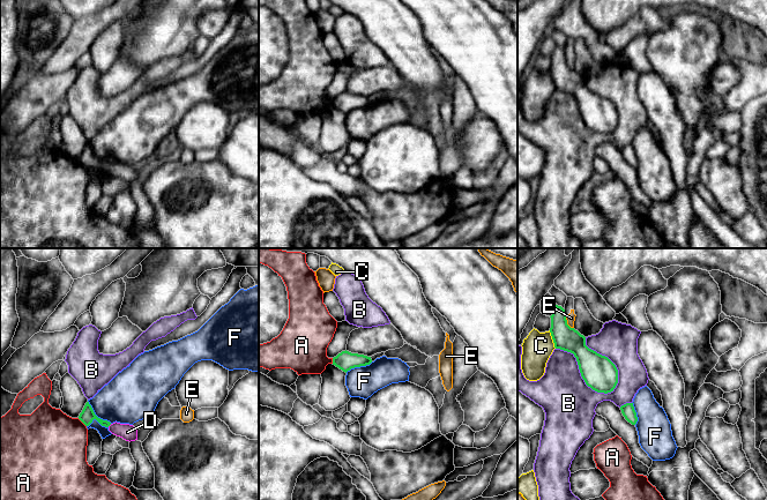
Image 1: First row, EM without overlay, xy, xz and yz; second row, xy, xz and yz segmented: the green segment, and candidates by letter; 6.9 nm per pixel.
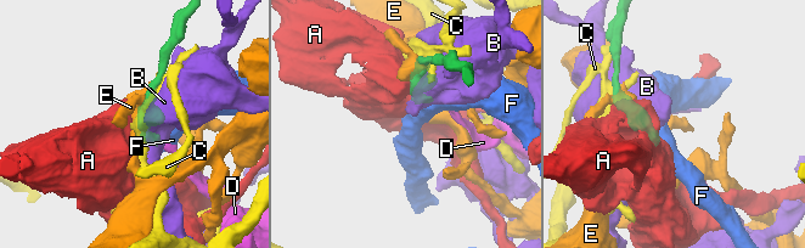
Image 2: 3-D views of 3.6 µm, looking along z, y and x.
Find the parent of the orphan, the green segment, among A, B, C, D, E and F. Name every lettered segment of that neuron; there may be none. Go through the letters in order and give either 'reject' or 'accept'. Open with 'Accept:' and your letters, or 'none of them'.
Accept: D
A: reject
B: reject
C: reject
D: accept
E: reject
F: reject

